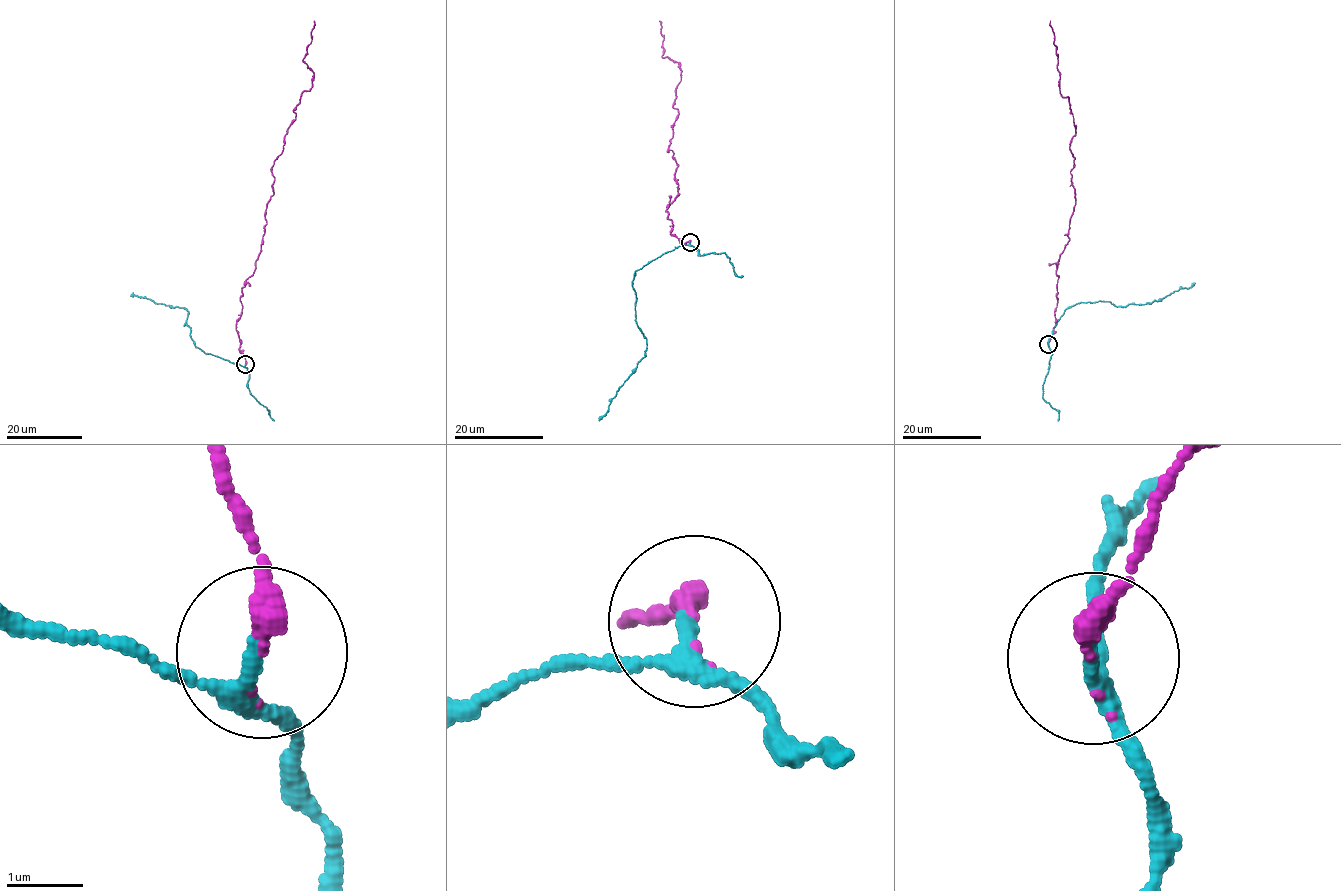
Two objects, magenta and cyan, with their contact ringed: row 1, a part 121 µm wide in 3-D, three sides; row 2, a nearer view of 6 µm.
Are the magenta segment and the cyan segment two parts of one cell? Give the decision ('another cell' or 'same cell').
same cell

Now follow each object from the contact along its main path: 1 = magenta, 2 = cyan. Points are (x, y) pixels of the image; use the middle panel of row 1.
1: (690, 242), (671, 235), (665, 211), (679, 195), (678, 165), (667, 149), (682, 72), (661, 55), (660, 21)
2: (690, 242), (679, 245), (635, 271), (635, 313), (638, 328), (646, 340), (645, 355), (599, 421)

